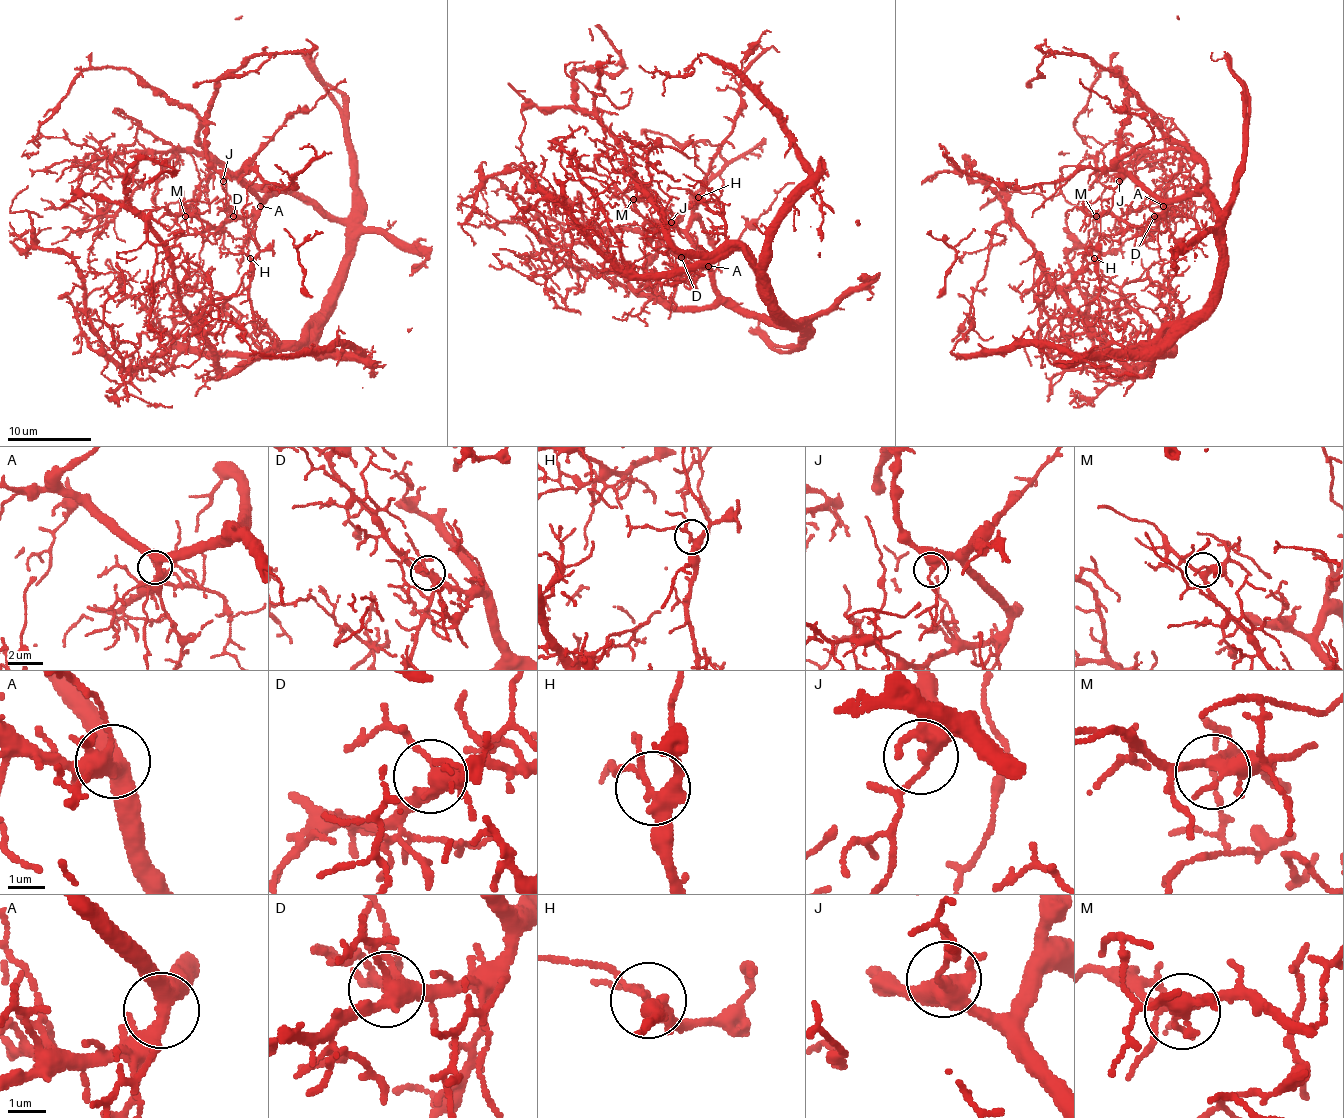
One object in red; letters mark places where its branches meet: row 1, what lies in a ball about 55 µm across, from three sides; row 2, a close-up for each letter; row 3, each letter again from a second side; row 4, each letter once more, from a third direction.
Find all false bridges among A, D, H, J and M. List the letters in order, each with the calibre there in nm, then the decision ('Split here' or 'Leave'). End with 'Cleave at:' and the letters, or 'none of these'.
A: Thickness 400 nm. Leave
D: Thickness 320 nm. Leave
H: Thickness 280 nm. Leave
J: Thickness 320 nm. Leave
M: Thickness 320 nm. Leave
Cleave at: none of these

